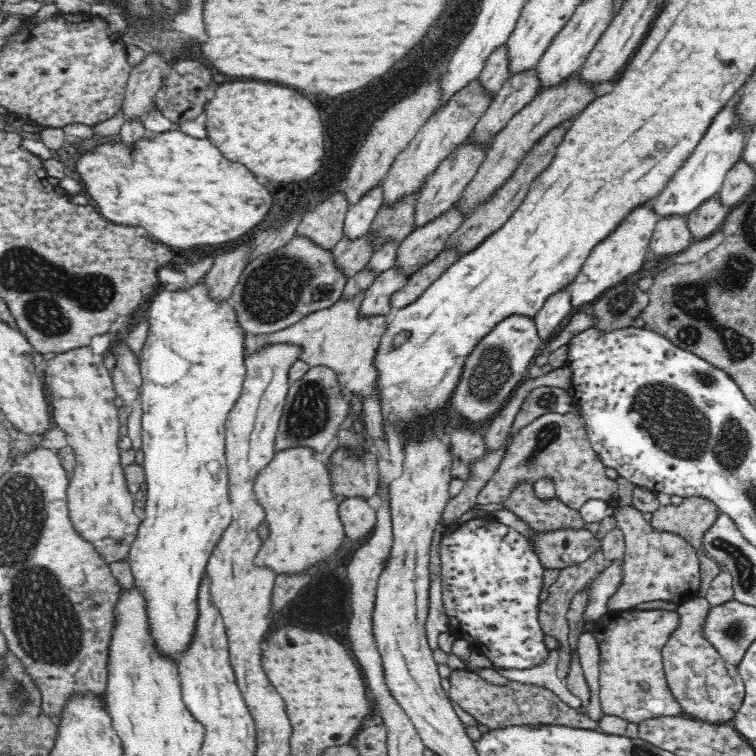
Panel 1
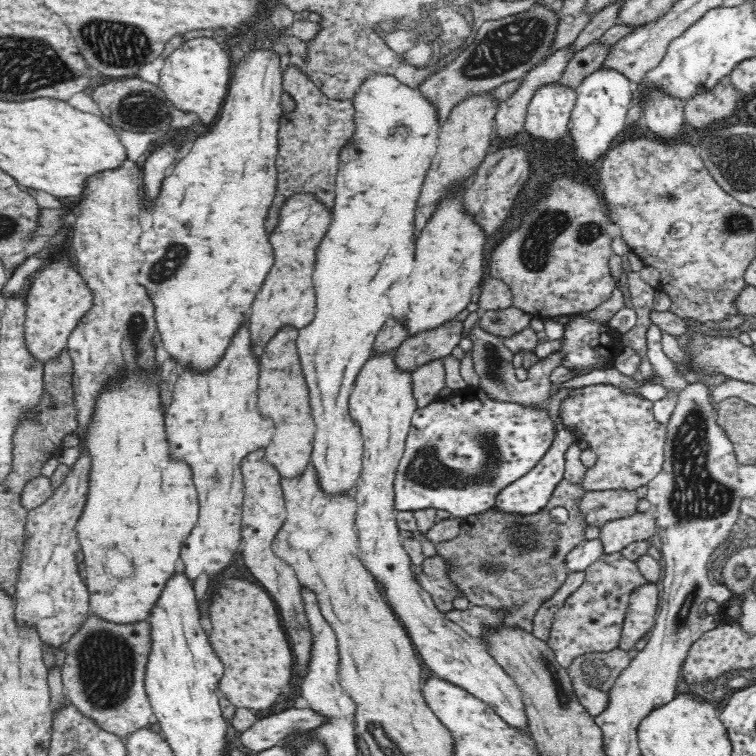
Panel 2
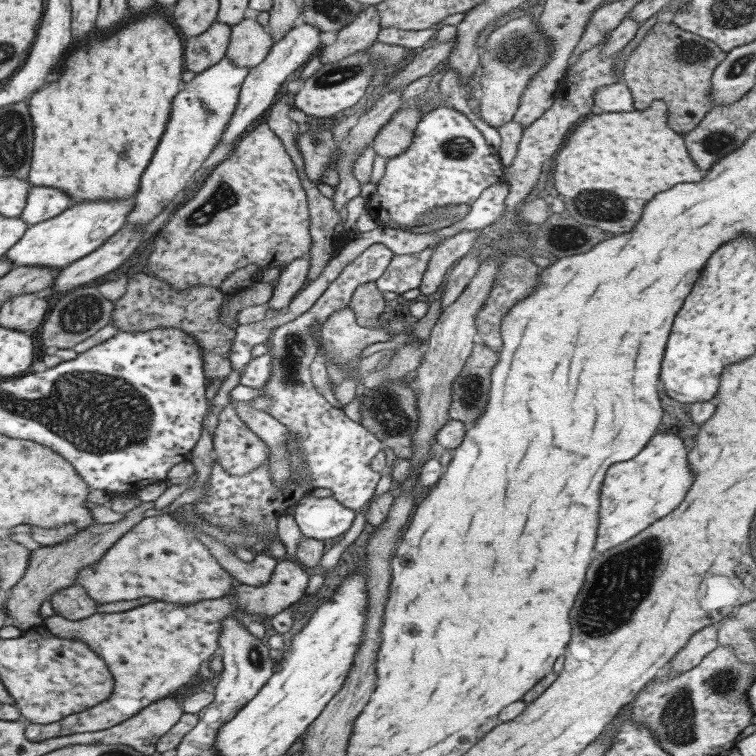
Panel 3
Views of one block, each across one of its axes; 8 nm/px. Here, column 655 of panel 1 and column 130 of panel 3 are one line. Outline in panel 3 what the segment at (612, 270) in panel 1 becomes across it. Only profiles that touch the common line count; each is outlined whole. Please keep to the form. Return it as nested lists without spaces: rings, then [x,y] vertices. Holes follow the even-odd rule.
[[[223,56],[219,62],[209,66],[209,69],[194,75],[190,82],[181,84],[180,92],[172,101],[169,120],[165,124],[166,132],[161,136],[153,155],[151,155],[143,174],[141,174],[137,192],[133,196],[133,207],[131,207],[130,214],[125,218],[125,227],[129,229],[146,229],[149,223],[175,200],[174,196],[183,194],[187,184],[191,183],[193,174],[201,168],[203,160],[211,154],[218,141],[222,138],[225,126],[227,126],[227,122],[232,118],[237,107],[238,93],[247,72],[248,70],[245,68],[233,66],[227,60],[227,56]]]

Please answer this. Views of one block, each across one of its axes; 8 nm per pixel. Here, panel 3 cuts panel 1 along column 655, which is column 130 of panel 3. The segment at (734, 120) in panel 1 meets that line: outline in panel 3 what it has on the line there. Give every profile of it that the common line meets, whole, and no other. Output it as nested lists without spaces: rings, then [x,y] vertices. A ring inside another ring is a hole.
[[[133,196],[125,200],[92,200],[70,205],[61,215],[50,220],[27,226],[21,238],[5,251],[5,258],[19,266],[49,266],[65,268],[69,263],[83,258],[101,246],[109,236],[124,226],[125,218],[133,207]]]

